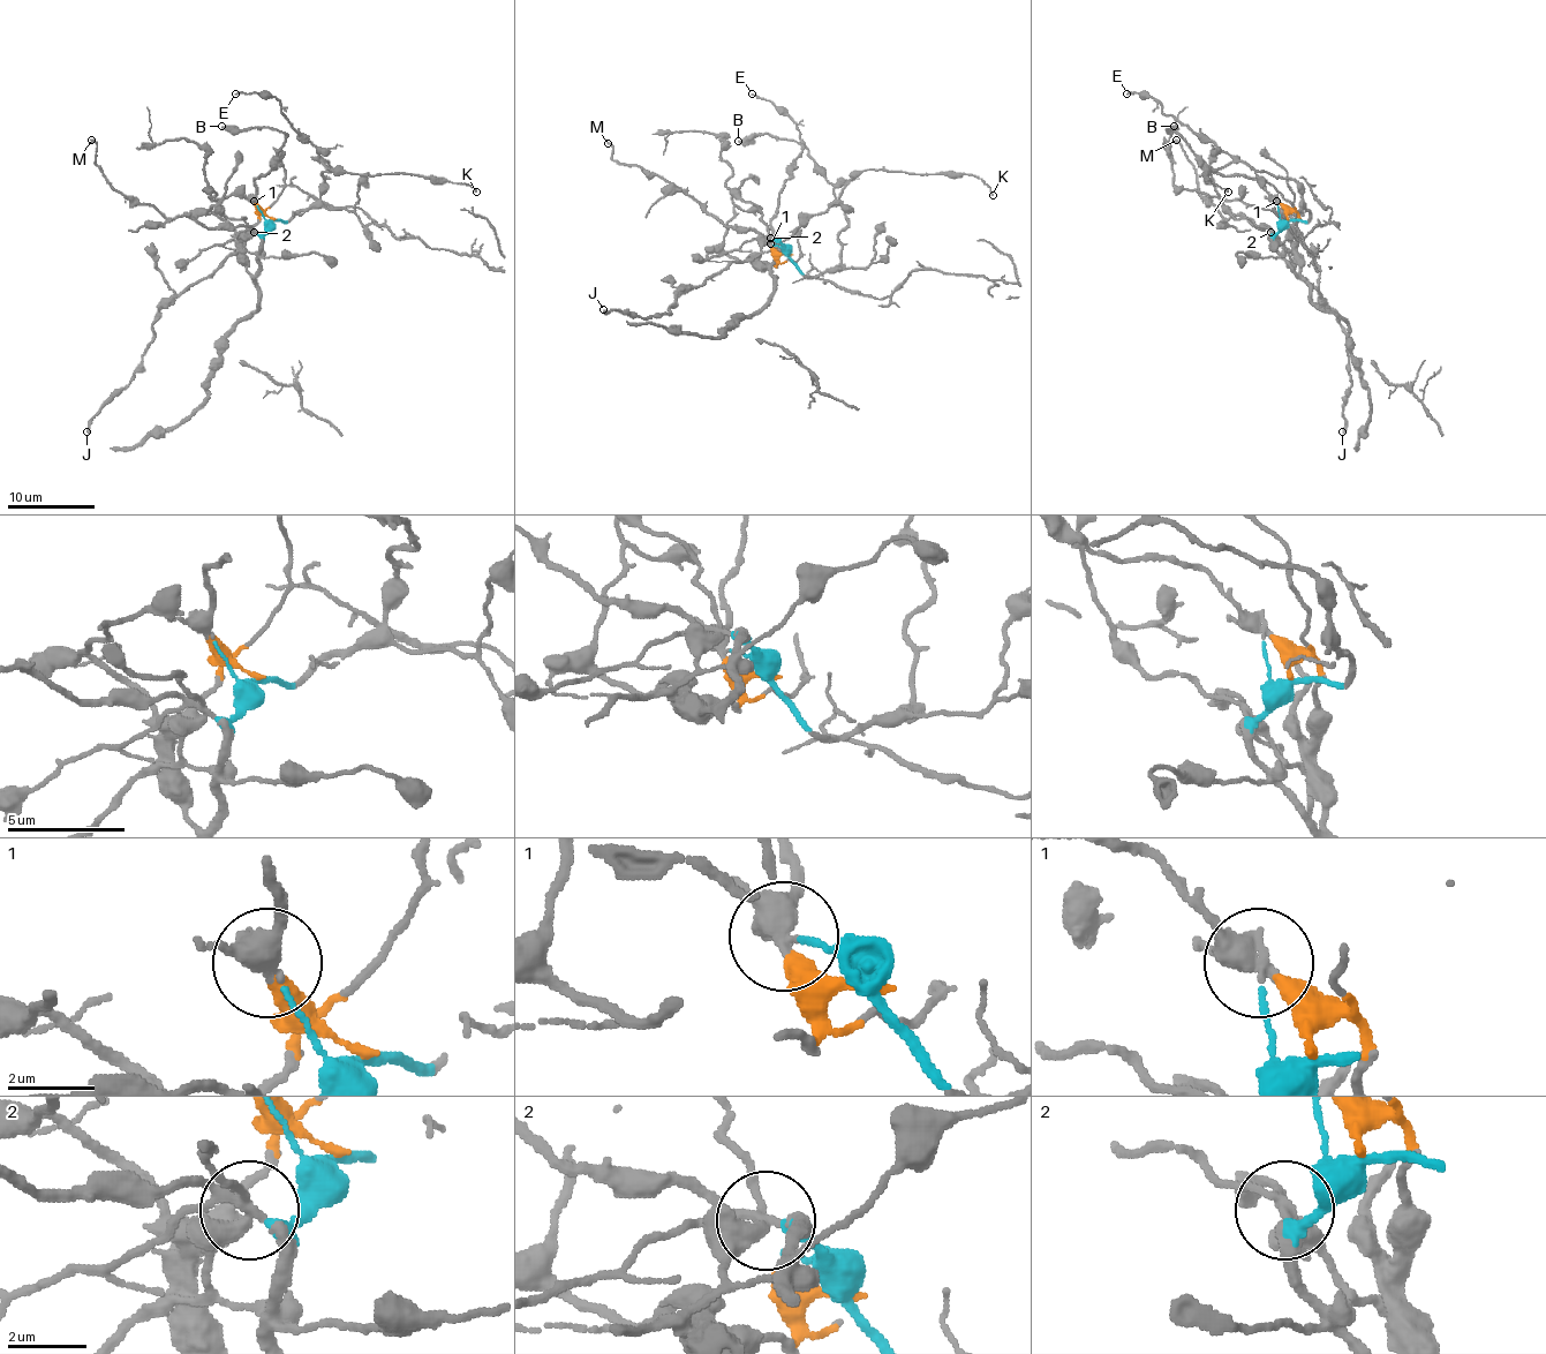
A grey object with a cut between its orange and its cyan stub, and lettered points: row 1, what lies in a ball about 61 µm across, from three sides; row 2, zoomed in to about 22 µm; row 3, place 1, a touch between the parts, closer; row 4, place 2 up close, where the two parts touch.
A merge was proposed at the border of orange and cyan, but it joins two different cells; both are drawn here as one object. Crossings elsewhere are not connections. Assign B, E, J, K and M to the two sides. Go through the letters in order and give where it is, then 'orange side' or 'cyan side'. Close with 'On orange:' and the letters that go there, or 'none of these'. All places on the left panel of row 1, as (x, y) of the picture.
B: (221, 126) | orange side
E: (235, 93) | cyan side
J: (87, 431) | orange side
K: (476, 192) | cyan side
M: (91, 140) | cyan side
On orange: B, J

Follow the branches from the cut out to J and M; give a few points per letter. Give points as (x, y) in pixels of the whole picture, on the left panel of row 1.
J: (273, 219), (263, 212), (251, 232), (215, 269), (156, 313), (153, 340), (143, 365), (87, 433)
M: (271, 219), (261, 234), (243, 226), (208, 228), (185, 215), (167, 219), (132, 204), (97, 165), (91, 138)

